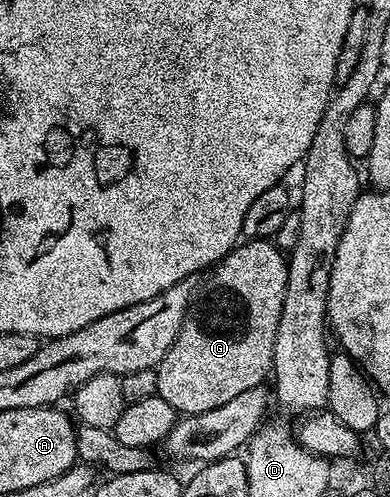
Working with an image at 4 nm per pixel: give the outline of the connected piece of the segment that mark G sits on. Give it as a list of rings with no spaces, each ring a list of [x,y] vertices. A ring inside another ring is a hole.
[[[247,240],[232,248],[210,269],[211,277],[204,288],[202,285],[201,299],[188,311],[173,346],[157,369],[157,395],[165,398],[176,413],[192,416],[205,410],[217,410],[217,406],[225,406],[225,402],[237,398],[244,390],[263,384],[266,376],[268,379],[277,322],[281,322],[281,306],[285,302],[287,262],[288,257],[271,240]]]

